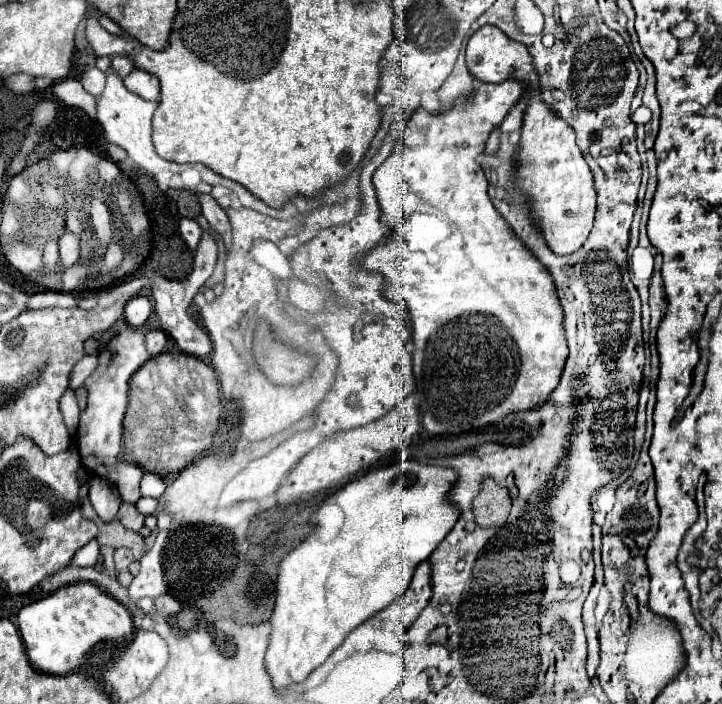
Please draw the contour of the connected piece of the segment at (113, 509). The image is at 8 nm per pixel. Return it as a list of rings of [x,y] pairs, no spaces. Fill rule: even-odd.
[[[93,478],[89,486],[89,498],[103,522],[113,522],[121,504],[121,498],[117,498],[117,488],[103,478]]]

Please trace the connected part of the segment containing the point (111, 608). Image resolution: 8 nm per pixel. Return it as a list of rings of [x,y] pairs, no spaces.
[[[89,582],[63,586],[51,596],[21,608],[17,614],[17,626],[31,666],[47,674],[69,674],[79,670],[95,648],[101,644],[125,646],[133,640],[135,632],[129,610]]]

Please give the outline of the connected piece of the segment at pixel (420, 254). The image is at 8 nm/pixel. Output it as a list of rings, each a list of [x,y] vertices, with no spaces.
[[[505,80],[503,84],[479,82],[477,88],[469,92],[469,96],[461,96],[445,112],[431,114],[423,106],[417,108],[405,134],[395,144],[391,156],[375,170],[375,176],[373,176],[379,206],[383,212],[383,220],[387,224],[395,226],[395,232],[389,238],[385,238],[377,248],[373,248],[373,252],[365,254],[361,258],[361,266],[375,270],[375,272],[381,272],[389,280],[385,296],[389,300],[407,304],[407,308],[411,312],[413,346],[415,346],[413,348],[413,372],[415,372],[415,380],[417,380],[421,426],[433,436],[461,432],[463,430],[463,418],[469,418],[473,422],[477,420],[475,422],[477,426],[487,426],[487,424],[499,422],[499,418],[505,418],[507,414],[525,412],[525,410],[533,410],[537,406],[543,406],[549,400],[551,392],[557,388],[561,372],[565,368],[565,360],[569,356],[569,348],[567,348],[567,340],[565,340],[565,326],[563,326],[563,308],[561,308],[561,302],[557,296],[555,282],[553,282],[547,266],[543,262],[539,262],[537,256],[513,234],[507,220],[493,206],[493,202],[487,194],[487,178],[485,178],[485,172],[481,166],[481,154],[485,150],[485,142],[487,142],[491,130],[503,122],[503,118],[521,100],[521,96],[523,96],[523,84],[519,80]]]

